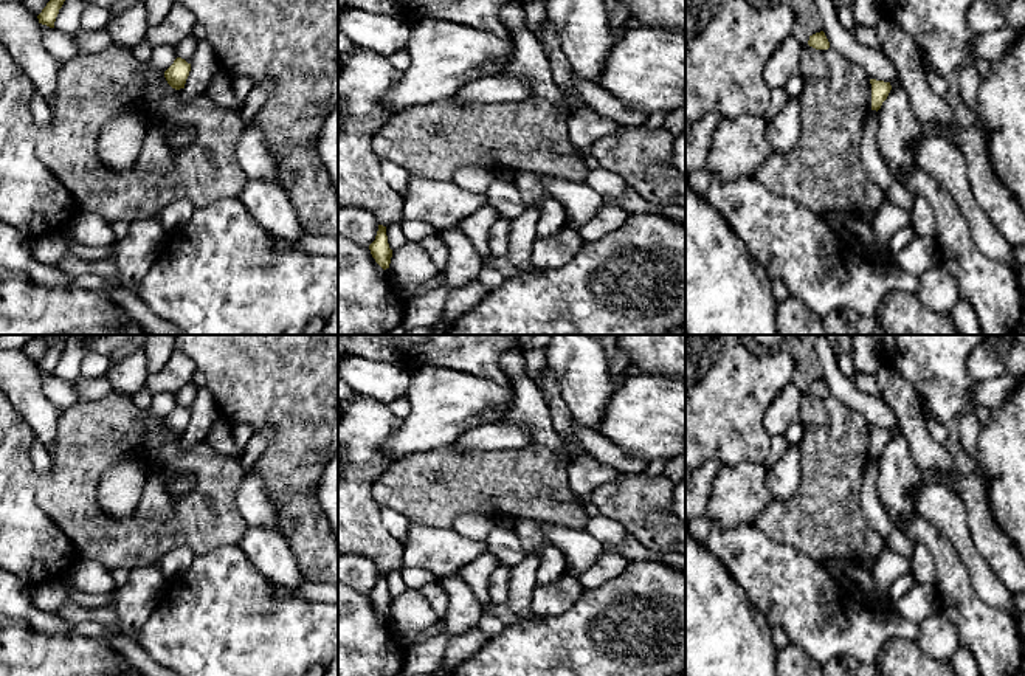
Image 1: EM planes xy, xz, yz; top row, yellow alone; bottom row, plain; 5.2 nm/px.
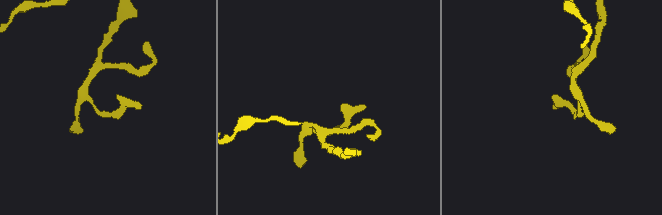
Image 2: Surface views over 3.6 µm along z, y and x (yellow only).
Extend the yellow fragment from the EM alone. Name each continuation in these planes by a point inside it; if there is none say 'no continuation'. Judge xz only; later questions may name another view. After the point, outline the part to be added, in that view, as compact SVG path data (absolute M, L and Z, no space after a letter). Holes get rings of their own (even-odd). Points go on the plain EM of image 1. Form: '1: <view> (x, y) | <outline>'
no continuation

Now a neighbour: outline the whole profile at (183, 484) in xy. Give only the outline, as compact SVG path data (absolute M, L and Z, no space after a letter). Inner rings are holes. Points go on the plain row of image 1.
M180 476L172 482L171 493L175 496L185 496L188 491L192 490L192 487L194 487L192 476Z

